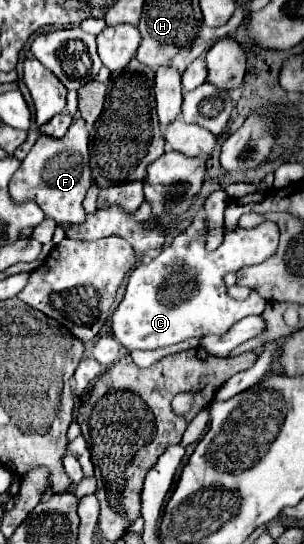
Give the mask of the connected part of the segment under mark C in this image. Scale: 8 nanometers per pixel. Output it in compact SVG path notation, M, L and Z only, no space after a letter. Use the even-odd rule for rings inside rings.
M197 216L187 232L175 236L169 248L163 248L157 258L139 264L131 272L125 298L113 312L111 324L113 336L129 352L155 350L207 334L225 334L237 320L245 316L259 316L263 312L265 300L257 292L251 292L247 300L229 298L223 276L231 270L259 264L273 256L279 242L277 224L261 222L255 228L237 228L235 232L225 232L225 240L215 252L205 250L203 236L203 216ZM179 272L183 272L183 278L173 282Z

